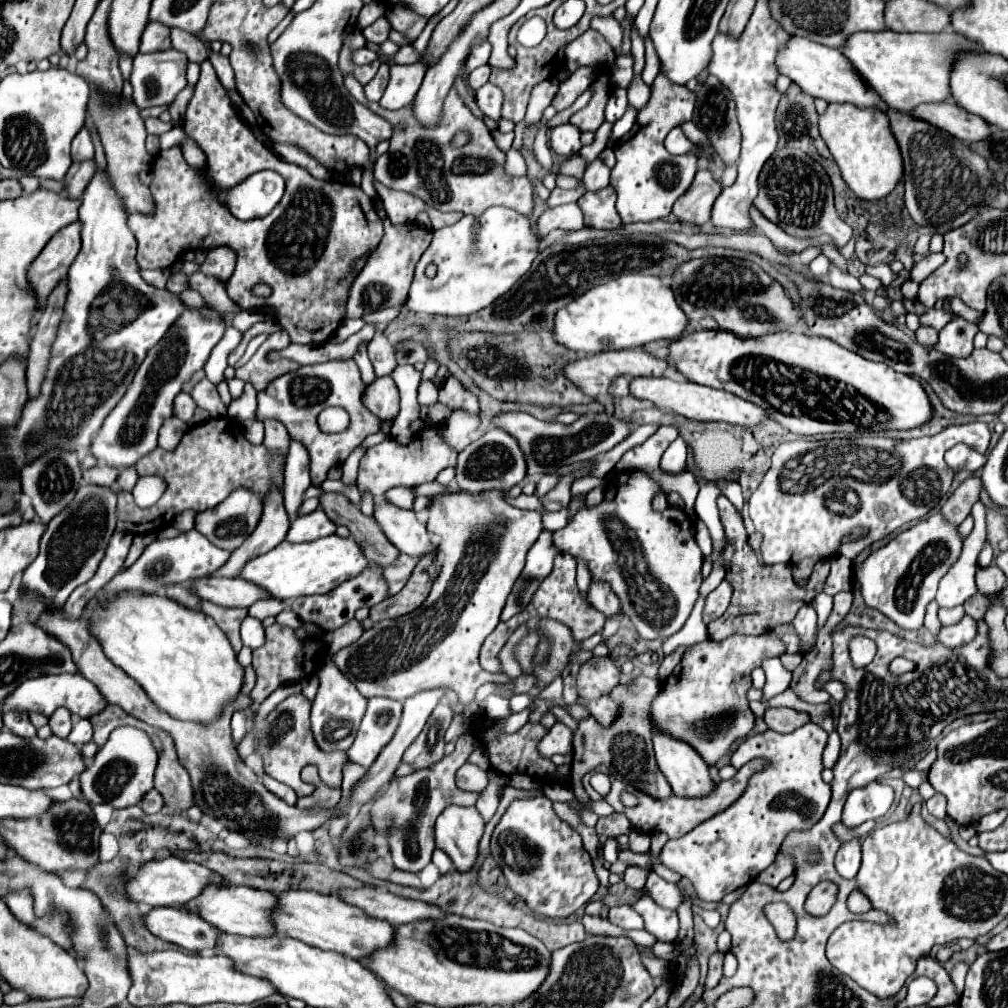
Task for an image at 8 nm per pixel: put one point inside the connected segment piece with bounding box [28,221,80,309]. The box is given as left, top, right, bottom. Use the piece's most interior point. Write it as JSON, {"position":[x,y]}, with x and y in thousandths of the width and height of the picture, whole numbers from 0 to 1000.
{"position":[52,261]}

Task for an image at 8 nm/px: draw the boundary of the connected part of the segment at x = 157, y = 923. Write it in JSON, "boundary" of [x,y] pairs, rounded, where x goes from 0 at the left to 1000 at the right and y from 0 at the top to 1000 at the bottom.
{"boundary":[[[153,900],[141,908],[141,914],[151,928],[187,943],[212,941],[218,926],[194,906],[177,900]]]}

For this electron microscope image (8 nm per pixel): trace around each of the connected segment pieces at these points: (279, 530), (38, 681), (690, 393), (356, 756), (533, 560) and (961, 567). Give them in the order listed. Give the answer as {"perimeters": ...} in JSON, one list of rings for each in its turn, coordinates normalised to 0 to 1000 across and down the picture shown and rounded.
{"perimeters":[[[[270,481],[268,489],[264,491],[264,497],[262,497],[262,509],[258,513],[256,523],[230,549],[226,559],[220,564],[216,564],[214,572],[234,572],[244,557],[264,549],[266,545],[272,545],[276,539],[280,539],[286,529],[286,523],[288,523],[288,515],[282,505],[282,495],[280,495],[278,483]]],[[[77,666],[71,670],[65,668],[65,670],[44,670],[44,672],[28,674],[4,697],[4,701],[8,704],[38,705],[46,711],[50,711],[58,701],[65,701],[71,709],[75,709],[79,713],[89,713],[91,709],[99,707],[105,699],[107,699],[107,695],[97,686],[97,682],[93,678],[89,678]]],[[[629,374],[625,378],[625,392],[631,396],[641,396],[647,402],[651,402],[653,406],[663,406],[669,408],[677,414],[683,416],[690,416],[690,418],[720,418],[726,422],[736,422],[736,424],[748,424],[752,422],[756,416],[760,416],[760,410],[750,404],[748,400],[742,400],[722,388],[712,388],[706,384],[698,384],[692,380],[673,380],[661,374]]],[[[369,691],[365,695],[363,709],[357,717],[351,739],[345,743],[345,751],[349,757],[359,761],[367,761],[381,739],[391,731],[399,709],[399,697],[379,691]]],[[[538,527],[534,537],[524,547],[522,563],[518,564],[516,572],[512,574],[508,588],[504,590],[496,616],[504,616],[506,612],[510,612],[522,604],[522,600],[528,596],[532,584],[536,582],[536,578],[548,568],[550,553],[554,549],[556,547],[552,543],[548,543],[548,527]]],[[[968,497],[962,511],[966,513],[966,525],[960,531],[960,535],[956,537],[956,545],[954,545],[948,561],[944,561],[944,564],[933,576],[933,582],[929,588],[929,596],[933,602],[954,600],[960,592],[964,592],[970,586],[970,582],[966,578],[966,570],[970,564],[968,553],[978,537],[978,519],[976,519],[978,503],[976,503],[976,499]]]]}

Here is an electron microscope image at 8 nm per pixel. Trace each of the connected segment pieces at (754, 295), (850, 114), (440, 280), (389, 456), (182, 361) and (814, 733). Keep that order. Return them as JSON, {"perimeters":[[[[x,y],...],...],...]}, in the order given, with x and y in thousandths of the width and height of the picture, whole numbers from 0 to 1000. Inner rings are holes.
{"perimeters":[[[[720,255],[687,257],[671,265],[665,285],[681,314],[692,318],[696,326],[718,326],[742,336],[782,328],[784,322],[794,318],[794,309],[782,297],[776,283],[746,259]]],[[[823,102],[812,116],[812,128],[827,154],[839,184],[859,199],[875,197],[881,193],[895,176],[895,154],[887,132],[883,130],[883,118],[877,110],[861,106],[853,108],[843,102]]],[[[486,205],[476,215],[460,213],[452,223],[431,229],[431,237],[429,237],[427,245],[421,249],[421,253],[417,255],[417,259],[413,263],[413,273],[411,273],[411,279],[407,285],[403,307],[411,309],[411,311],[448,313],[448,314],[472,311],[472,309],[488,303],[488,299],[492,299],[492,295],[500,293],[526,267],[530,255],[534,253],[534,241],[536,241],[536,237],[530,231],[524,213],[512,211],[502,205]],[[472,219],[476,221],[474,229],[470,229]],[[427,261],[435,261],[435,273],[431,277],[425,277],[421,273],[421,267]]],[[[433,422],[425,424],[425,428],[421,428],[421,432],[413,432],[413,438],[409,438],[407,441],[397,441],[393,438],[381,438],[377,441],[371,441],[363,447],[363,453],[359,453],[357,457],[357,469],[355,469],[355,485],[361,487],[369,487],[371,493],[379,493],[385,485],[395,483],[395,481],[419,481],[425,477],[431,477],[433,471],[446,463],[452,461],[452,447],[446,445],[438,434]]],[[[204,303],[198,307],[183,309],[183,313],[175,316],[171,326],[167,326],[167,330],[159,336],[159,340],[147,348],[147,354],[139,362],[131,384],[121,394],[121,398],[111,406],[101,426],[93,434],[89,449],[97,457],[103,455],[109,463],[123,465],[135,461],[139,453],[153,447],[157,438],[157,426],[161,424],[163,416],[171,414],[171,398],[179,390],[181,380],[187,378],[192,368],[202,364],[202,360],[208,354],[208,348],[222,332],[222,326],[224,320],[218,318],[218,313],[206,307]]],[[[800,717],[786,727],[758,725],[738,733],[724,749],[724,759],[734,763],[746,753],[760,753],[760,763],[742,773],[738,789],[728,795],[718,807],[698,814],[681,830],[663,834],[655,844],[655,854],[685,872],[696,894],[716,894],[718,888],[746,876],[768,852],[786,822],[804,822],[813,814],[823,795],[823,779],[815,775],[815,745],[821,727]]]]}

